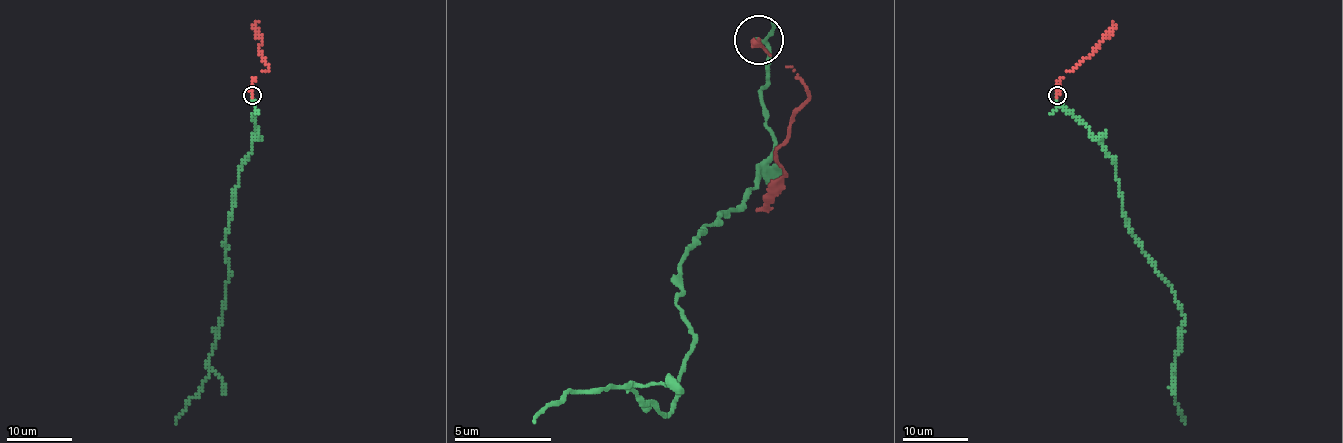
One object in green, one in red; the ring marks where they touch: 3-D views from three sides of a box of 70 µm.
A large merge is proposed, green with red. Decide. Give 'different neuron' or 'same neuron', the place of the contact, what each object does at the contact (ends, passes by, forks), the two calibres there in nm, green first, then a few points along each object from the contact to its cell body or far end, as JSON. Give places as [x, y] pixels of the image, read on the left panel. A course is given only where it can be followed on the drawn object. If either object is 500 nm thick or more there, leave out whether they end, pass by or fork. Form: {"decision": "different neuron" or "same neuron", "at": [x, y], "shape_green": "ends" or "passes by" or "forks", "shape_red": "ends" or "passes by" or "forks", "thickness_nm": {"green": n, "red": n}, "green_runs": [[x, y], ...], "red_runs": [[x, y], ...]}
{"decision": "same neuron", "at": [252, 95], "shape_green": "ends", "shape_red": "ends", "thickness_nm": {"green": 190, "red": 280}, "green_runs": [[253, 95], [258, 138], [244, 159], [228, 225], [225, 255], [230, 273], [221, 326], [208, 377], [177, 423]], "red_runs": [[253, 95], [253, 80], [269, 68], [258, 48], [261, 40], [256, 32], [258, 22]]}

